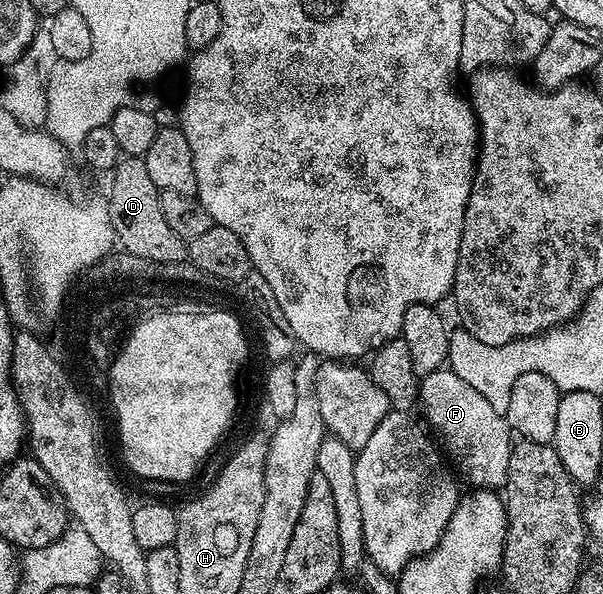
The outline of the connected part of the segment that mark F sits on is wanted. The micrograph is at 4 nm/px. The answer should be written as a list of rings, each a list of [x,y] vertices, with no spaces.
[[[450,368],[435,370],[422,377],[419,387],[419,406],[423,408],[424,421],[429,422],[428,427],[436,436],[442,451],[450,460],[450,463],[470,480],[471,486],[478,489],[502,489],[508,478],[509,456],[513,445],[513,431],[507,423],[504,415],[494,411],[490,407],[489,400],[476,392],[468,383],[452,372]]]

